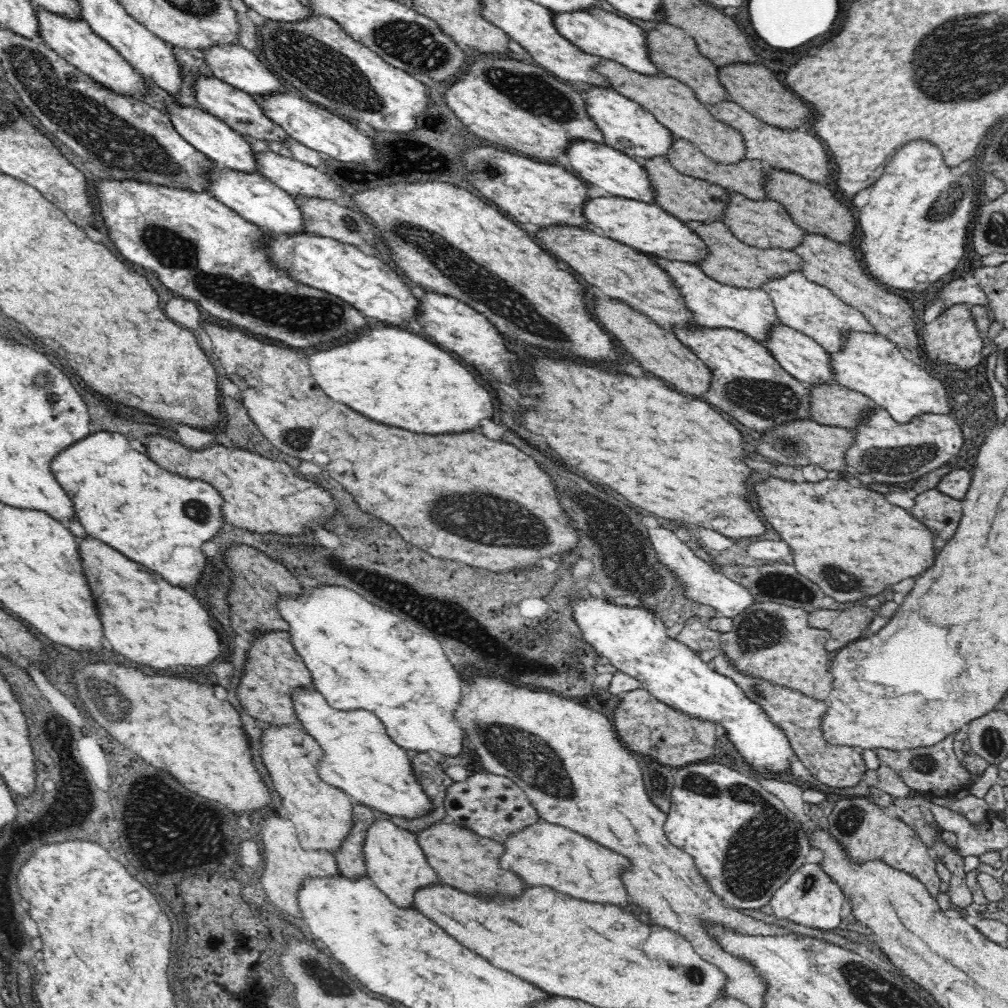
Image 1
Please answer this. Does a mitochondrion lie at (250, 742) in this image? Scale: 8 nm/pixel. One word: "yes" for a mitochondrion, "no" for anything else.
no

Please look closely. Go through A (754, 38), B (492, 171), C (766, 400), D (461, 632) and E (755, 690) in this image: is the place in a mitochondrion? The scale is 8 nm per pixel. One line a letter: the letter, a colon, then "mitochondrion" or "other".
A: other
B: mitochondrion
C: mitochondrion
D: other
E: mitochondrion

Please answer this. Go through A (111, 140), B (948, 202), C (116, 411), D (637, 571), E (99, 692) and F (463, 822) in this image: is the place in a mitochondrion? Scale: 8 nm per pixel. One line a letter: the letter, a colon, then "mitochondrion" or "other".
A: mitochondrion
B: mitochondrion
C: other
D: mitochondrion
E: mitochondrion
F: other

